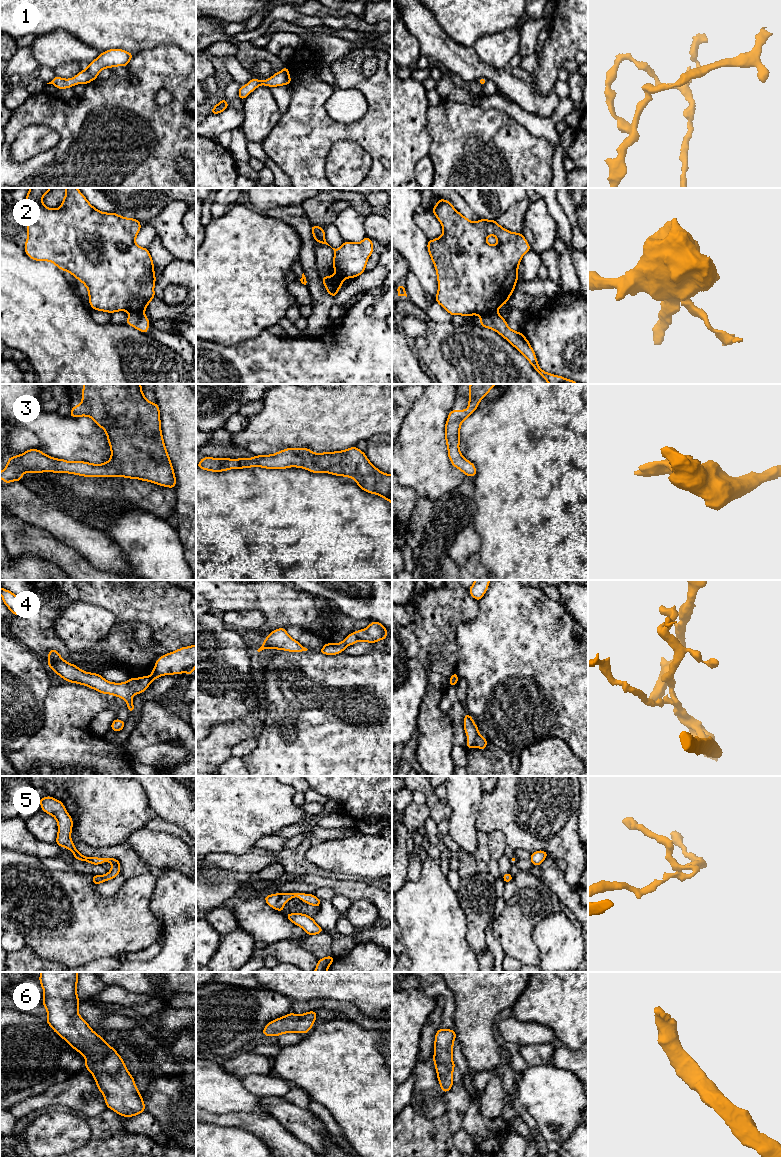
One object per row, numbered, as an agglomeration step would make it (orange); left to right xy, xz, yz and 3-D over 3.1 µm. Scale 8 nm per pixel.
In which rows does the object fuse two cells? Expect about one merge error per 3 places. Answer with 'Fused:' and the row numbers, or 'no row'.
Fused: 2, 4

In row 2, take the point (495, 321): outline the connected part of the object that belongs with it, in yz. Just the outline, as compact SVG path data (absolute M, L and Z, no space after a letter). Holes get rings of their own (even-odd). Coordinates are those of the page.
M498 313L480 316L480 326L492 329L504 337L511 345L513 345L533 366L533 368L549 383L549 384L579 384L575 381L564 377L553 375L543 371L538 365L536 354L531 348L529 341L524 337L522 332L516 332L510 329L505 319Z

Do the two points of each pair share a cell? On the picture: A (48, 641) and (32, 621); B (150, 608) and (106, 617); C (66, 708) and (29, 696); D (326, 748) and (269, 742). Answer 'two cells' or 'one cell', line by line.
A: one cell
B: two cells
C: two cells
D: one cell

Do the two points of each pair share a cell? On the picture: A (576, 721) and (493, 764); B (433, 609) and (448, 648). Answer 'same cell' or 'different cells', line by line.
A: different cells
B: same cell

